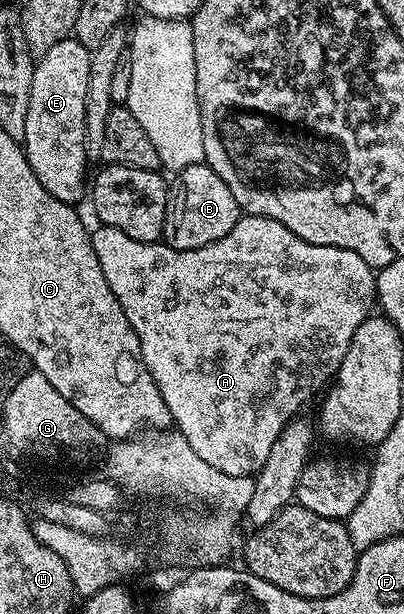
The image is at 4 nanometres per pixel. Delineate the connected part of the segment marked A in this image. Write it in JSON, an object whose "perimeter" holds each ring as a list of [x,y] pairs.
{"perimeter":[[[240,215],[225,238],[209,242],[209,246],[201,246],[197,250],[177,250],[165,242],[137,242],[137,238],[129,238],[129,234],[121,234],[121,230],[108,224],[96,229],[91,232],[91,241],[97,262],[101,262],[101,274],[105,274],[109,290],[113,290],[117,302],[121,302],[121,310],[125,310],[125,318],[129,318],[129,326],[133,326],[137,334],[143,361],[153,374],[153,382],[157,382],[157,390],[161,390],[161,398],[165,398],[165,406],[169,406],[172,425],[187,439],[189,446],[193,446],[193,451],[209,462],[209,466],[221,470],[221,474],[255,476],[265,464],[269,450],[277,444],[283,428],[297,416],[299,404],[305,403],[319,387],[322,389],[339,371],[345,350],[349,350],[353,334],[357,334],[357,326],[372,315],[377,300],[376,273],[367,265],[365,258],[353,254],[353,250],[305,242],[305,238],[293,234],[293,230],[281,226],[281,222],[264,216]]]}

